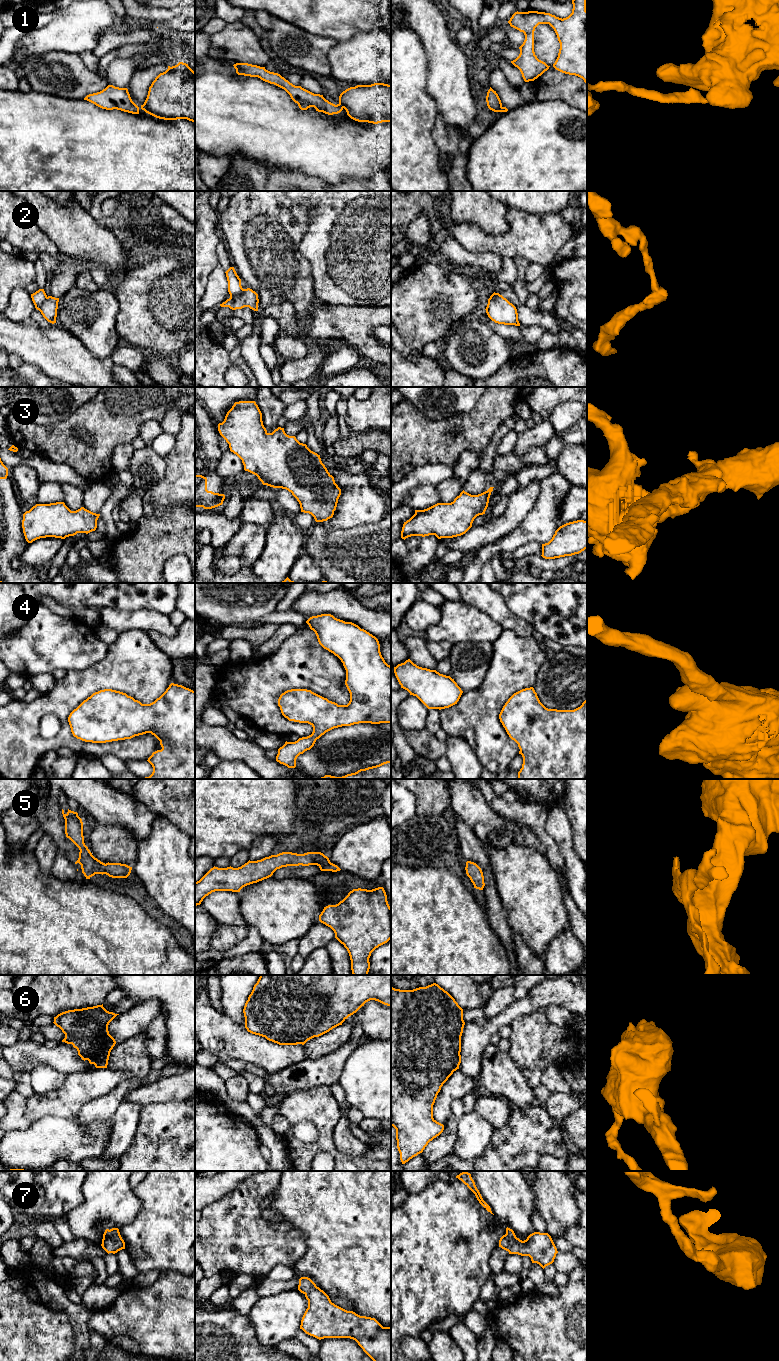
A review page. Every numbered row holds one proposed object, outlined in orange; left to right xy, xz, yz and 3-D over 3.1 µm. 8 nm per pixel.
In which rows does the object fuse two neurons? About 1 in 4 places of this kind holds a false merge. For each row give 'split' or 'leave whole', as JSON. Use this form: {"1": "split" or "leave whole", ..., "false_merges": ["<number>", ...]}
{"1": "split", "2": "split", "3": "leave whole", "4": "leave whole", "5": "leave whole", "6": "split", "7": "leave whole", "false_merges": ["1", "2", "6"]}

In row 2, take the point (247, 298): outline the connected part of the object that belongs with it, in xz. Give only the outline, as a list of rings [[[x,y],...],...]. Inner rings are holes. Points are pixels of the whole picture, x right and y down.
[[[250,288],[242,289],[238,295],[231,295],[229,299],[220,304],[221,307],[229,307],[232,310],[249,307],[254,311],[258,311],[258,294]]]

